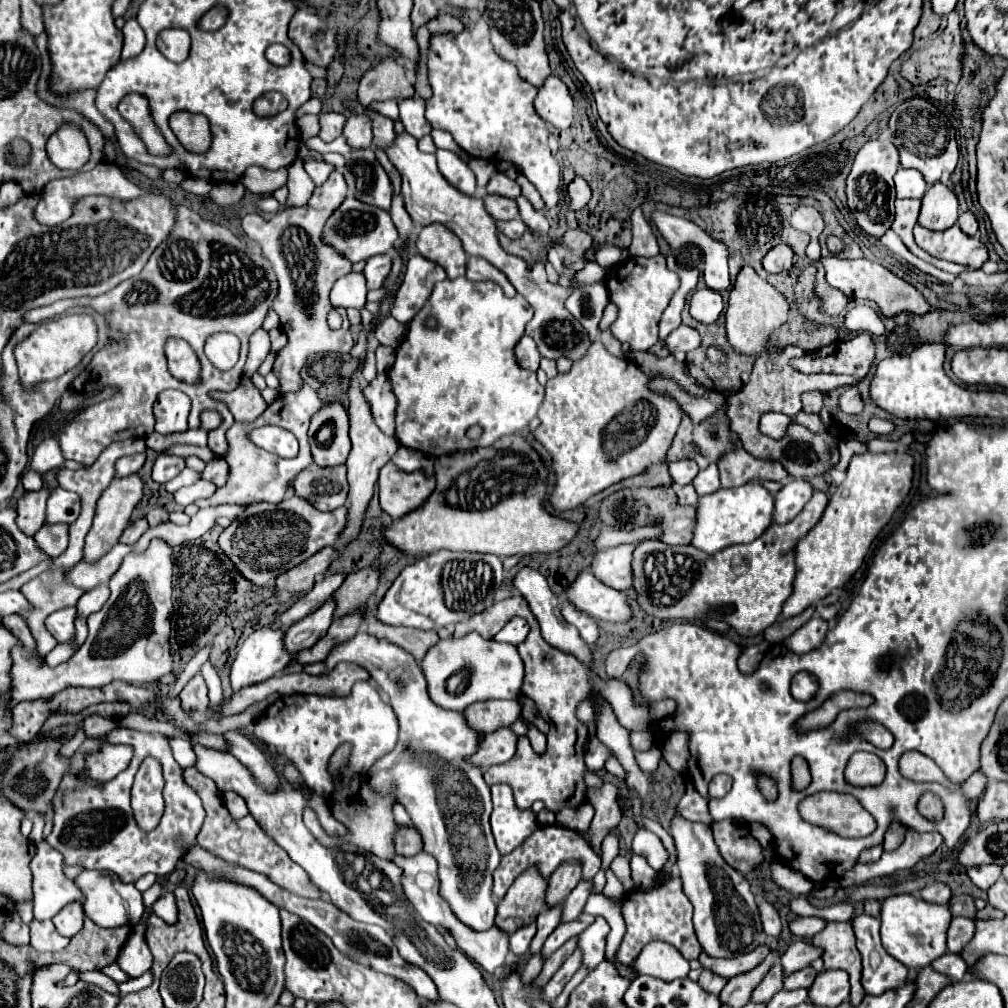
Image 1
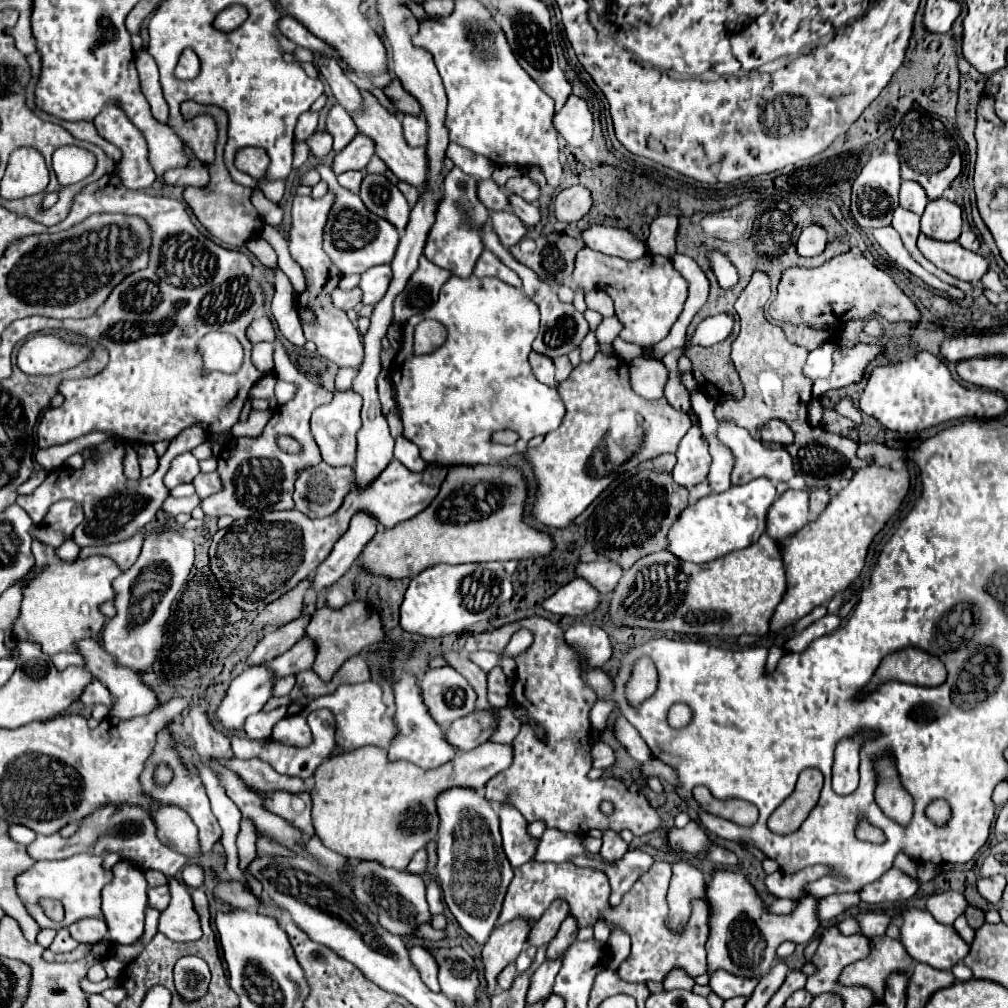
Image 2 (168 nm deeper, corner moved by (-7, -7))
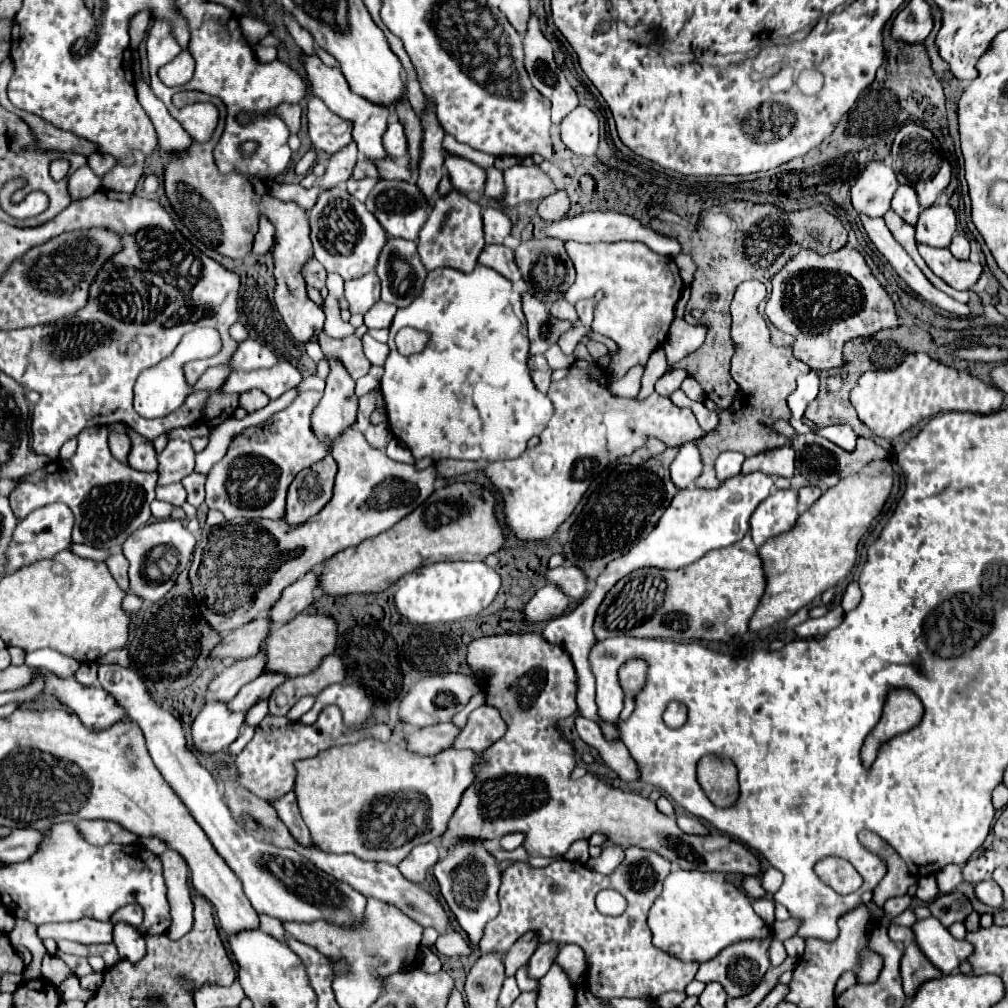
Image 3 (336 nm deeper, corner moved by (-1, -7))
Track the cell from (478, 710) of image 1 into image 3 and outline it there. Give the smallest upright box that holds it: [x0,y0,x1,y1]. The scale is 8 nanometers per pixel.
[403,723,457,755]

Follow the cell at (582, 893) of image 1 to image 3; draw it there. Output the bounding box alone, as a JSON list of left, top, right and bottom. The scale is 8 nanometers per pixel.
[527,945,559,979]

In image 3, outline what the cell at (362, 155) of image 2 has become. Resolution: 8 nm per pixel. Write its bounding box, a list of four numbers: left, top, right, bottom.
[319,143,357,191]

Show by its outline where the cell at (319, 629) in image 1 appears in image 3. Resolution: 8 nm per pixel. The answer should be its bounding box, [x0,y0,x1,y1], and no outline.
[229,673,287,713]

